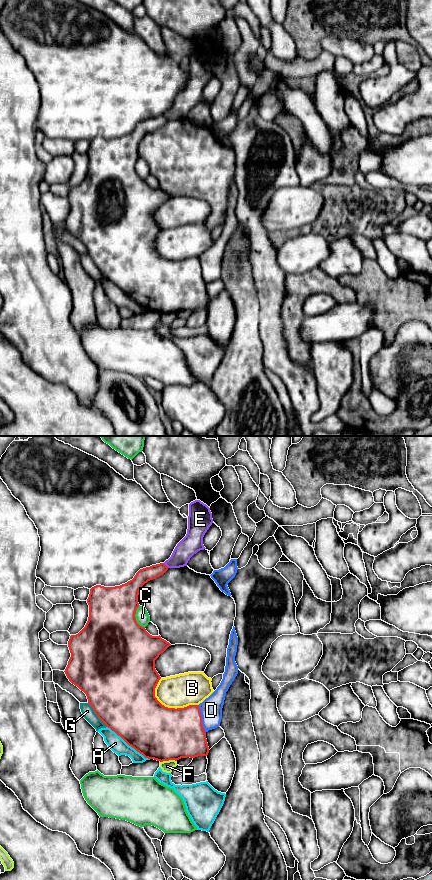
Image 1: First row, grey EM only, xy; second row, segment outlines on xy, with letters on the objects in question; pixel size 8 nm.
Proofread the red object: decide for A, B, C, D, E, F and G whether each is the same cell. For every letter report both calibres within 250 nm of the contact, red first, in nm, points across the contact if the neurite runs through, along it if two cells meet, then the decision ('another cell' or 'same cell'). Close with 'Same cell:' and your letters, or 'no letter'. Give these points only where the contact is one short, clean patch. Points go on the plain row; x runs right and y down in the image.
A: 440 nm thick on the red side, 120 nm on the other; another cell
B: 440 nm thick on the red side, 260 nm on the other; another cell
C: 480 nm thick on the red side, 110 nm on the other; another cell
D: 400 nm thick on the red side, 180 nm on the other; another cell
E: 120 nm thick on the red side, 160 nm on the other; border along xy (163, 115), (168, 119); another cell
F: 440 nm thick on the red side, 100 nm on the other; another cell
G: 500 nm thick on the red side, 90 nm on the other; another cell
Same cell: no letter

